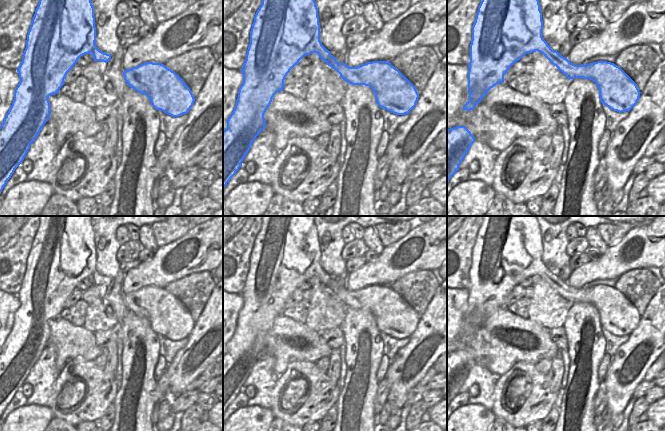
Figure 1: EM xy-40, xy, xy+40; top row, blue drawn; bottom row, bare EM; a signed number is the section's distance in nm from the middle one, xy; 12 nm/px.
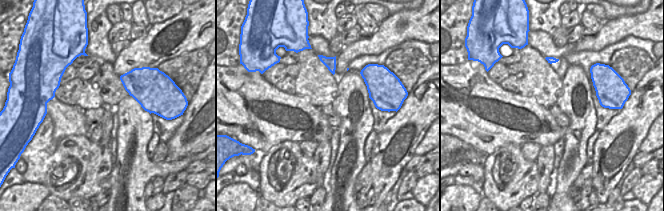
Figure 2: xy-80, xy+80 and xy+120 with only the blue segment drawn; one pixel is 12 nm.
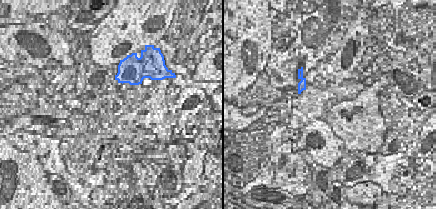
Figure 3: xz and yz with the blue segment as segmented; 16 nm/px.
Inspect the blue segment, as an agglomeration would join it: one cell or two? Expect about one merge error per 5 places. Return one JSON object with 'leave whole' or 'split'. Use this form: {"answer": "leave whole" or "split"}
{"answer": "leave whole"}

